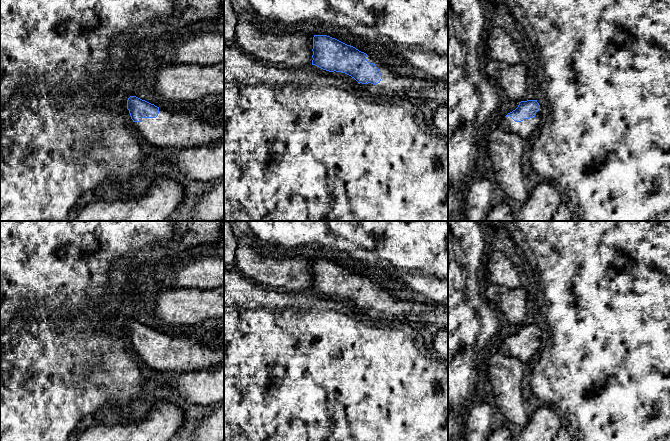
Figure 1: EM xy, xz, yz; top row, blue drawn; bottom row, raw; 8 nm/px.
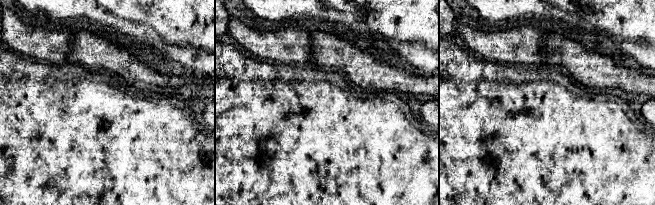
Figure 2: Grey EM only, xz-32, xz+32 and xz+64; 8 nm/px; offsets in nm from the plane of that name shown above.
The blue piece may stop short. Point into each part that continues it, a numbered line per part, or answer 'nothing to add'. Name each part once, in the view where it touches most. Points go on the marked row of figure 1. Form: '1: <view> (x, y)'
1: xz (391, 83)

